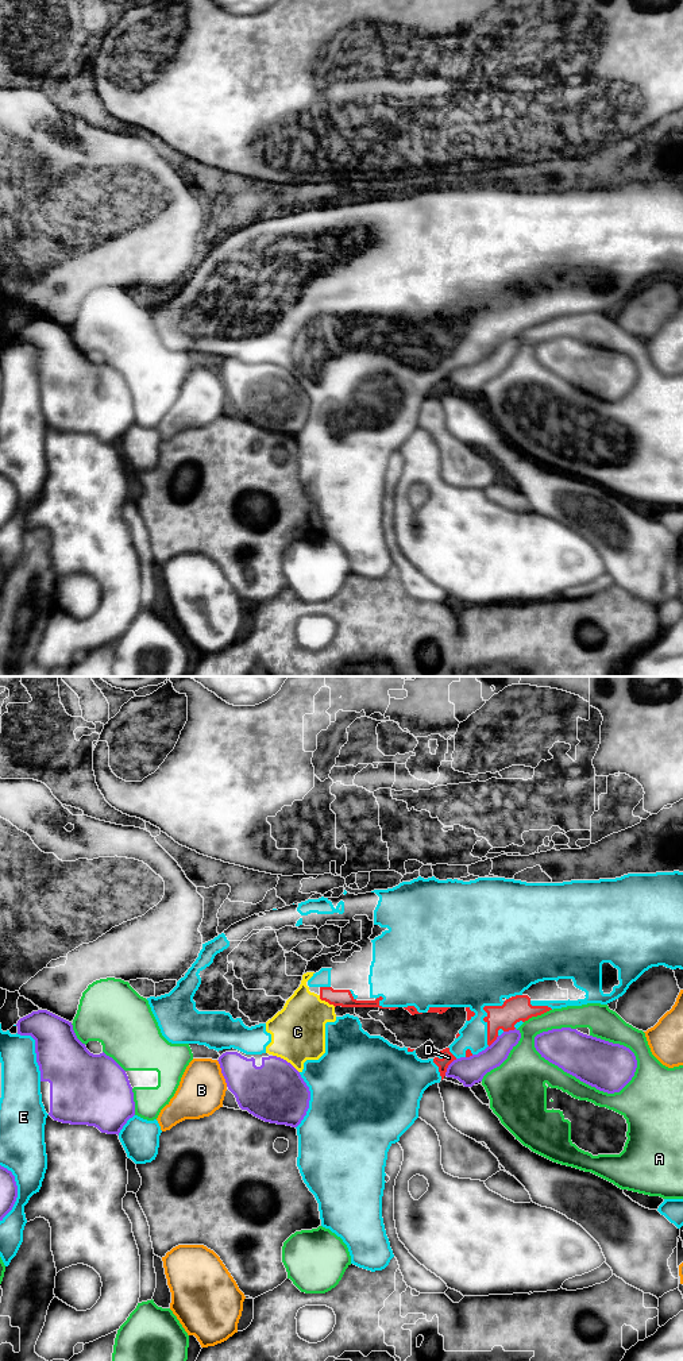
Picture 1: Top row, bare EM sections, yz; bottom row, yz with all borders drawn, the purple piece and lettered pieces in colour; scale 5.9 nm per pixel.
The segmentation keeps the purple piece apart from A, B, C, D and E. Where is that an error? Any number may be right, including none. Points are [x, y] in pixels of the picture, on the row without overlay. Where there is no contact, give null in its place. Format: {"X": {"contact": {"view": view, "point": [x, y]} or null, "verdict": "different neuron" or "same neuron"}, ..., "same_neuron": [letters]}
{"A": {"contact": {"view": "yz", "point": [583, 390]}, "verdict": "different neuron"}, "B": {"contact": {"view": "yz", "point": [222, 381]}, "verdict": "different neuron"}, "C": {"contact": {"view": "yz", "point": [285, 369]}, "verdict": "different neuron"}, "D": {"contact": {"view": "yz", "point": [448, 376]}, "verdict": "different neuron"}, "E": {"contact": {"view": "yz", "point": [35, 361]}, "verdict": "different neuron"}, "same_neuron": []}

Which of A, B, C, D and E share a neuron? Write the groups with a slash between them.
A / B / C D E

